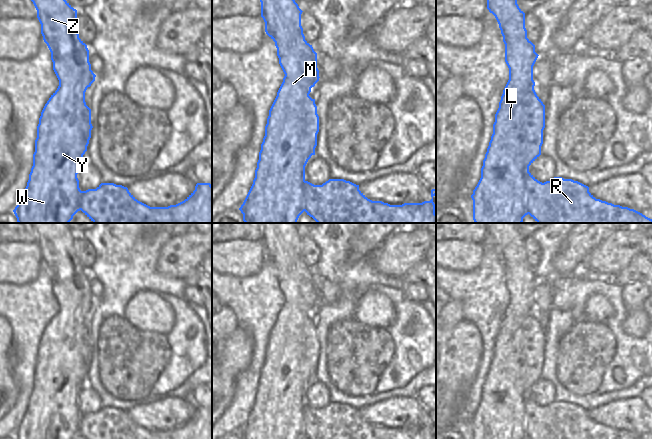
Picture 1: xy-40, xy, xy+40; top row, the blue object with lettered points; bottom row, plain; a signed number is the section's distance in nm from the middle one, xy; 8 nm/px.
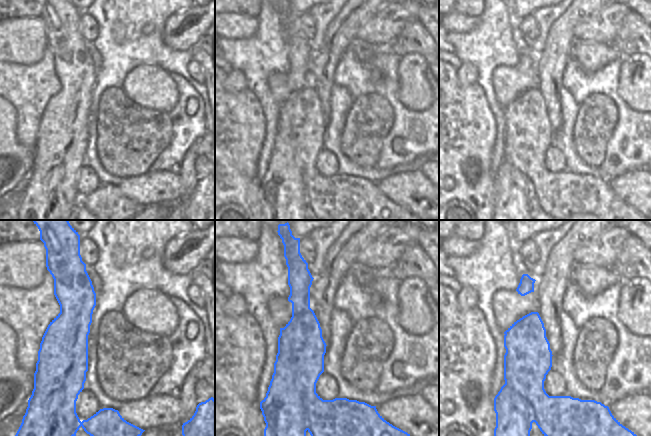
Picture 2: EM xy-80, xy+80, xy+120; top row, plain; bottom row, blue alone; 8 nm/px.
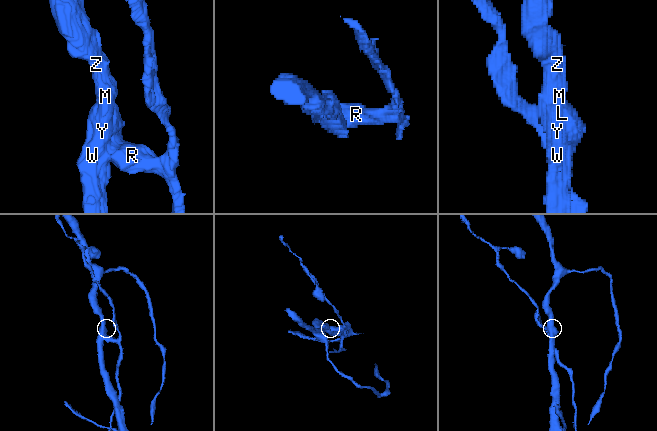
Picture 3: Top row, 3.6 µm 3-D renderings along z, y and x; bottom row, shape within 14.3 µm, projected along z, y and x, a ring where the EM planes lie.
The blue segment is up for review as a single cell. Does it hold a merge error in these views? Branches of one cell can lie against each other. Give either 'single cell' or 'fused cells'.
fused cells

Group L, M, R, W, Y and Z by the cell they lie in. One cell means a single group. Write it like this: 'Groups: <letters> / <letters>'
Groups: L M W Y Z / R

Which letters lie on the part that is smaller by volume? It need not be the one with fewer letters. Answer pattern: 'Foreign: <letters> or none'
Foreign: R

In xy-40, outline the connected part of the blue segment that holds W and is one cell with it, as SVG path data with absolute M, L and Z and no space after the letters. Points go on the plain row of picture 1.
M31 223L31 225L37 234L43 264L51 276L53 294L59 304L59 310L41 336L33 390L27 410L13 436L15 439L75 439L80 435L81 414L77 398L83 388L84 379L81 374L81 344L85 338L85 316L95 305L96 299L91 294L87 269L79 262L77 256L77 234L65 223Z

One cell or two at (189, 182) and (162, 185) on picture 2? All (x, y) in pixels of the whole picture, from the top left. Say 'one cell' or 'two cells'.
two cells

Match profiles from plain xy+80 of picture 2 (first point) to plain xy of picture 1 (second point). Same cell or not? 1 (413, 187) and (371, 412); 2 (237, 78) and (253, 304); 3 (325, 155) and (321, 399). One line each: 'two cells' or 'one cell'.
1: one cell
2: two cells
3: one cell

